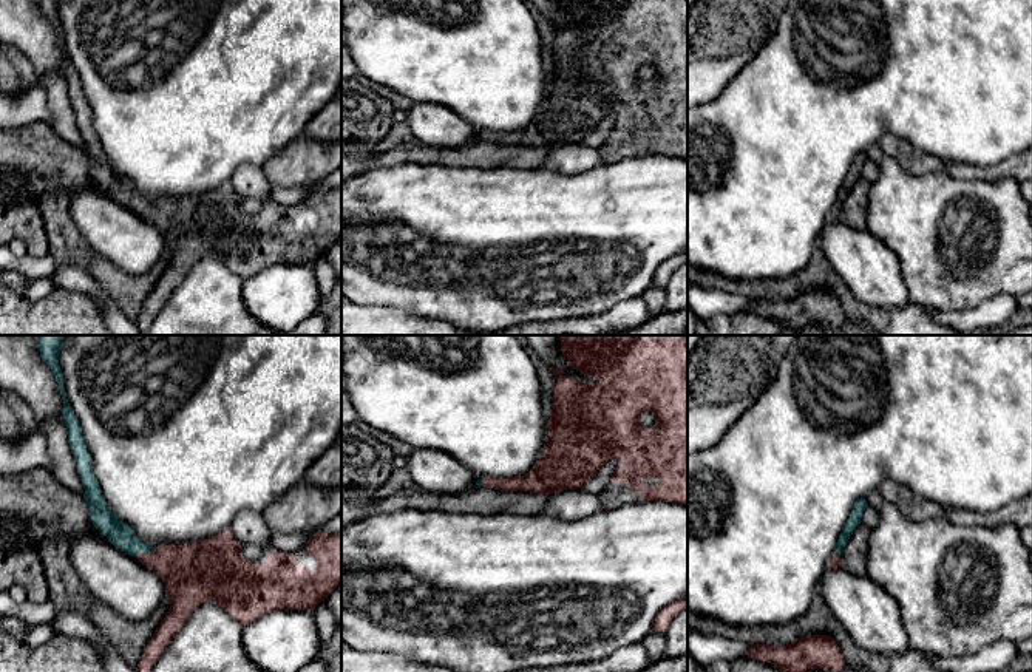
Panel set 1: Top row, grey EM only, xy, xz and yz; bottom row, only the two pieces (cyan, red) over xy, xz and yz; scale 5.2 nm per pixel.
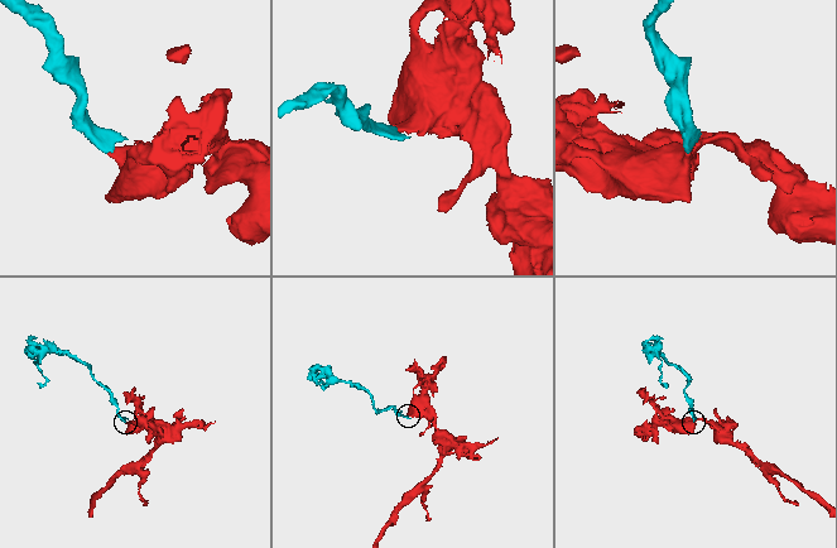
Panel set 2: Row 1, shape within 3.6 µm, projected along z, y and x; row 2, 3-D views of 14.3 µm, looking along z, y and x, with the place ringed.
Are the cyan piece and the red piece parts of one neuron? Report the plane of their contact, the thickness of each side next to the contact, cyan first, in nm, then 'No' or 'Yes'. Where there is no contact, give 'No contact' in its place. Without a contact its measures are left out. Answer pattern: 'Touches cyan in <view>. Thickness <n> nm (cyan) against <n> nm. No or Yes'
Touches cyan in xy. Thickness 120 nm (cyan) against 280 nm. Yes

